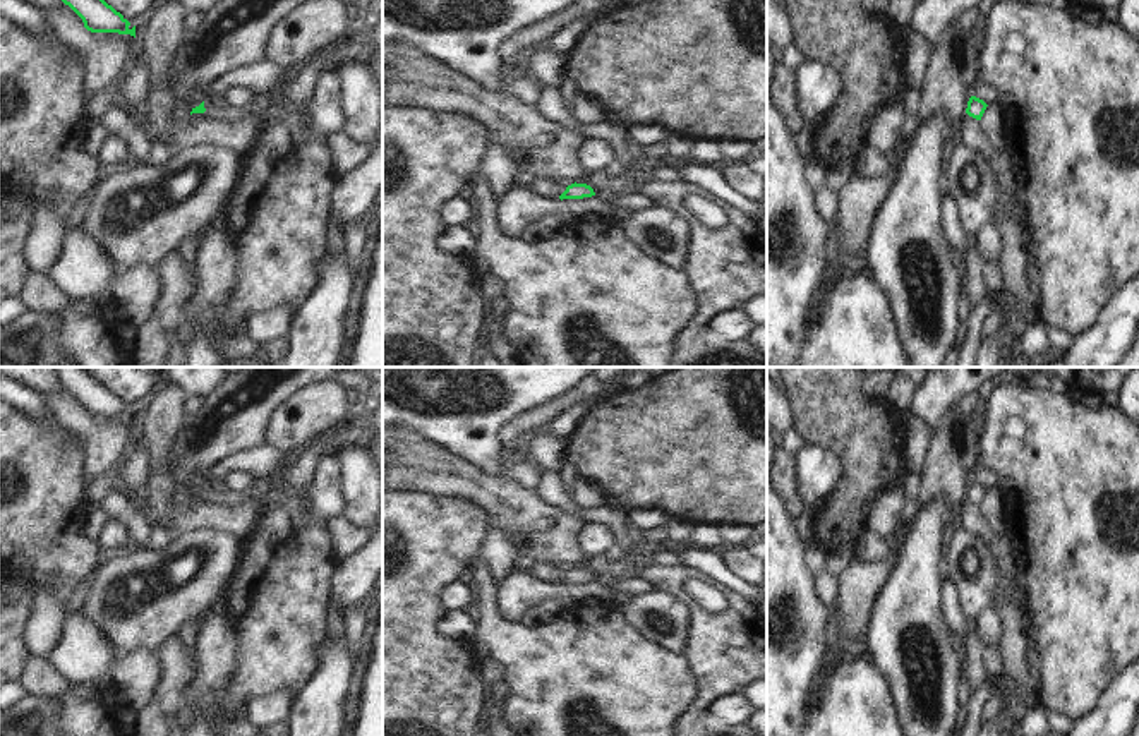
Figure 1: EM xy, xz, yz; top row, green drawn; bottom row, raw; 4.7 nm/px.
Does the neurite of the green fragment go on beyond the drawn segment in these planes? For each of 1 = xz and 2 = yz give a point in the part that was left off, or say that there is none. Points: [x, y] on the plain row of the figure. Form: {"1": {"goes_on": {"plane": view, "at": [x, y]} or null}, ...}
{"1": {"goes_on": null}, "2": {"goes_on": null}}

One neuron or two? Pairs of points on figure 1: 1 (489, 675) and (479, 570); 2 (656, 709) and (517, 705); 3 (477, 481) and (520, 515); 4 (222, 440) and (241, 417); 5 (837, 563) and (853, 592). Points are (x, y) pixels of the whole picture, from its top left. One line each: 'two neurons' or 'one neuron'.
1: two neurons
2: one neuron
3: one neuron
4: one neuron
5: two neurons

